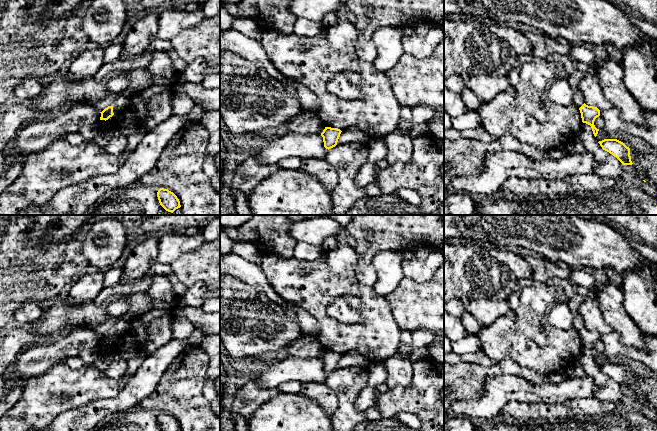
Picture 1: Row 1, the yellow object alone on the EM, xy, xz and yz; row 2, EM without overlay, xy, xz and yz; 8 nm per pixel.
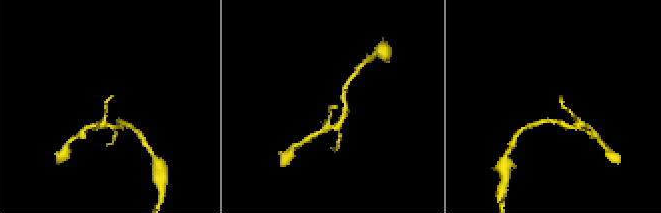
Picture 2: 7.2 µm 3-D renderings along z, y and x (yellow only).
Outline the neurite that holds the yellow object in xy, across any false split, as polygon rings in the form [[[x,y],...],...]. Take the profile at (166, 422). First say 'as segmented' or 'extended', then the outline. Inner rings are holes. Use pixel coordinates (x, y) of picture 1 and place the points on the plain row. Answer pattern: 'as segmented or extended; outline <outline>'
as segmented; outline [[[160,412],[157,421],[162,431],[181,431],[177,420],[168,413]]]

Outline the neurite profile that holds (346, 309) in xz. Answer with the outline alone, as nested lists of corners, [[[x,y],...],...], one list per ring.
[[[339,296],[331,300],[327,313],[342,323],[356,324],[360,321],[360,304],[361,300],[356,296]]]

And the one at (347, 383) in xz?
[[[357,366],[335,370],[328,374],[325,384],[336,394],[338,408],[331,416],[332,431],[353,431],[355,426],[366,420],[365,411],[359,411],[355,407],[355,401],[360,392],[368,384],[368,371]]]

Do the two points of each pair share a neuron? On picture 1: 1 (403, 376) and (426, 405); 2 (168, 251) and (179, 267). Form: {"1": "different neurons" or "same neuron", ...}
{"1": "different neurons", "2": "different neurons"}

